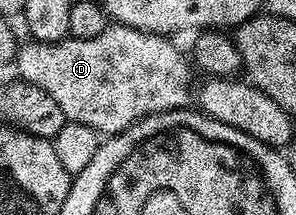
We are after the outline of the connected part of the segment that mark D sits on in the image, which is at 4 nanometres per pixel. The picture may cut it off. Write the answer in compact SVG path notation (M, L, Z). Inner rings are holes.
M108 25L100 37L69 38L59 43L23 42L17 48L16 66L22 74L21 82L44 89L64 109L69 122L88 125L109 137L127 131L139 119L191 106L192 67L187 56L170 42L164 35Z

